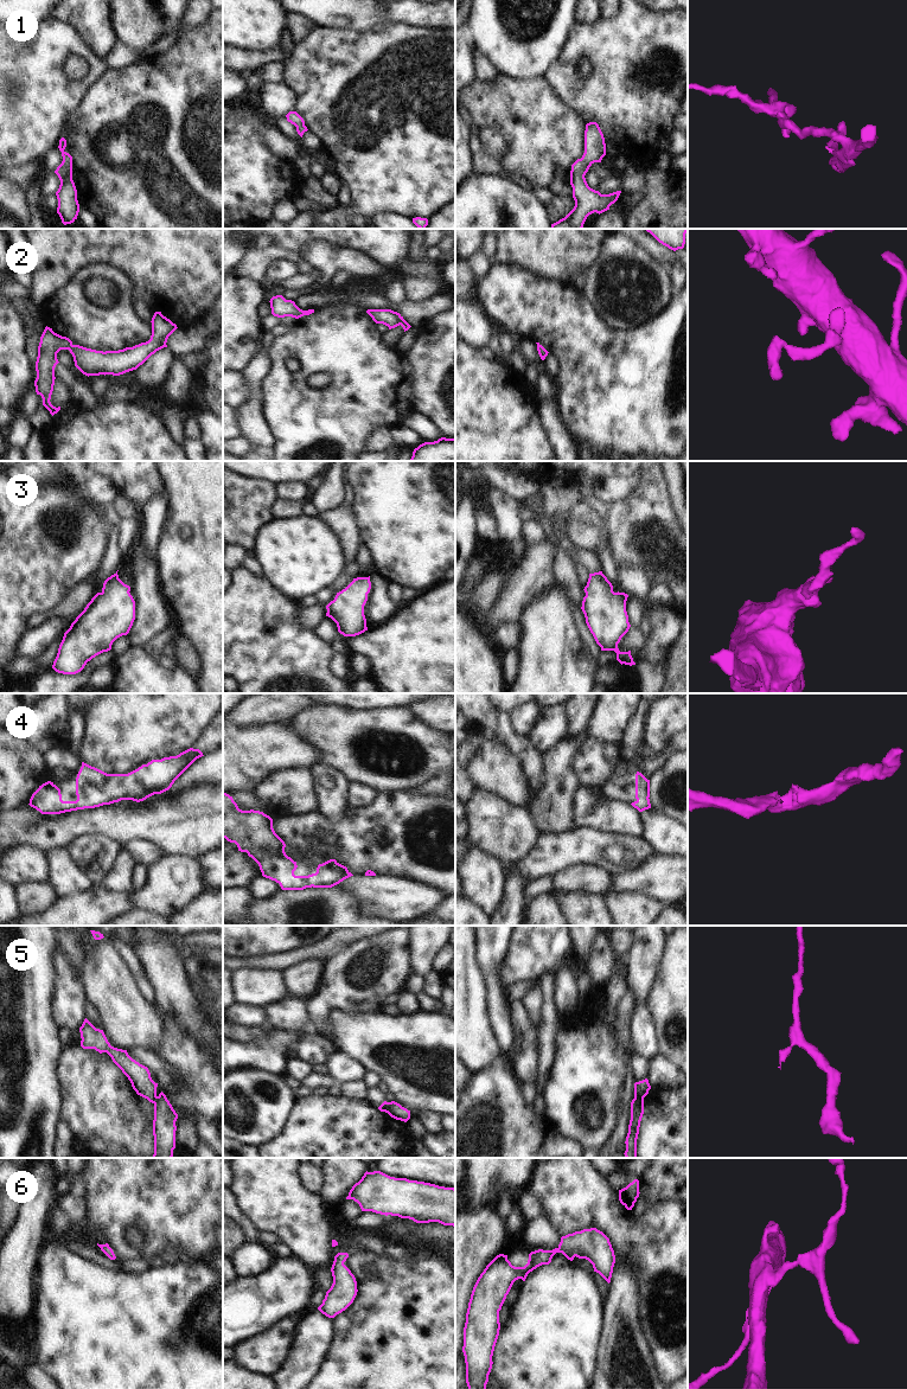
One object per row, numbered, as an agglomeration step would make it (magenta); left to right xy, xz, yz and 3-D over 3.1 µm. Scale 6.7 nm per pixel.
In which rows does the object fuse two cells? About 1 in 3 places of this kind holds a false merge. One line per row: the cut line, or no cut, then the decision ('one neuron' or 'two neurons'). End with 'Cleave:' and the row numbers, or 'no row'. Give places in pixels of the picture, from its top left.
1: cut none; one neuron
2: cut none; one neuron
3: cut none; one neuron
4: cut none; one neuron
5: cut yz (634, 1096), (643, 1099); two neurons
6: cut none; one neuron
Cleave: 5

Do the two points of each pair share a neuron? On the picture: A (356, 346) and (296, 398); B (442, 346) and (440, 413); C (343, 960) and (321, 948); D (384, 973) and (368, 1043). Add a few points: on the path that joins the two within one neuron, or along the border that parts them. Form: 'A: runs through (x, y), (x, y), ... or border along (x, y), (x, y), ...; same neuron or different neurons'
A: runs through (337, 346), (331, 346), (299, 379); same neuron
B: runs through (442, 363), (442, 377), (435, 391), (438, 396); same neuron
C: border along (356, 940), (334, 949), (323, 959); different neurons
D: border along (379, 1010), (361, 1013), (346, 1012); different neurons

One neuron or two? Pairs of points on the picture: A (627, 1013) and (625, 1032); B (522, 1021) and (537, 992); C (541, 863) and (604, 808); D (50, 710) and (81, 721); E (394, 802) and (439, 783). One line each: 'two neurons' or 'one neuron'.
A: one neuron
B: two neurons
C: two neurons
D: two neurons
E: two neurons

